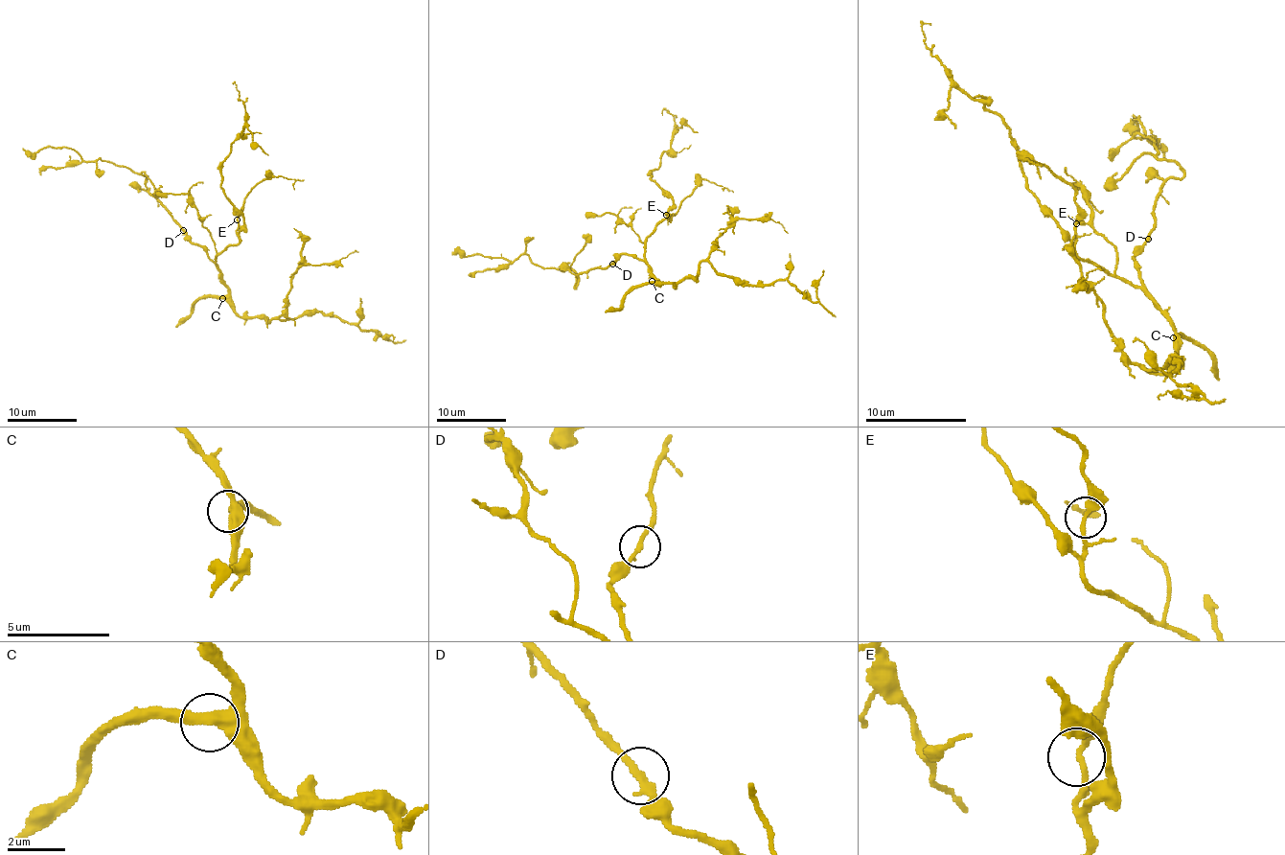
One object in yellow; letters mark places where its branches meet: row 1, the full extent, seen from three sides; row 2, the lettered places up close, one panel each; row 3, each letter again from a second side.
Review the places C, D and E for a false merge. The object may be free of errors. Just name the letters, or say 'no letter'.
no letter

